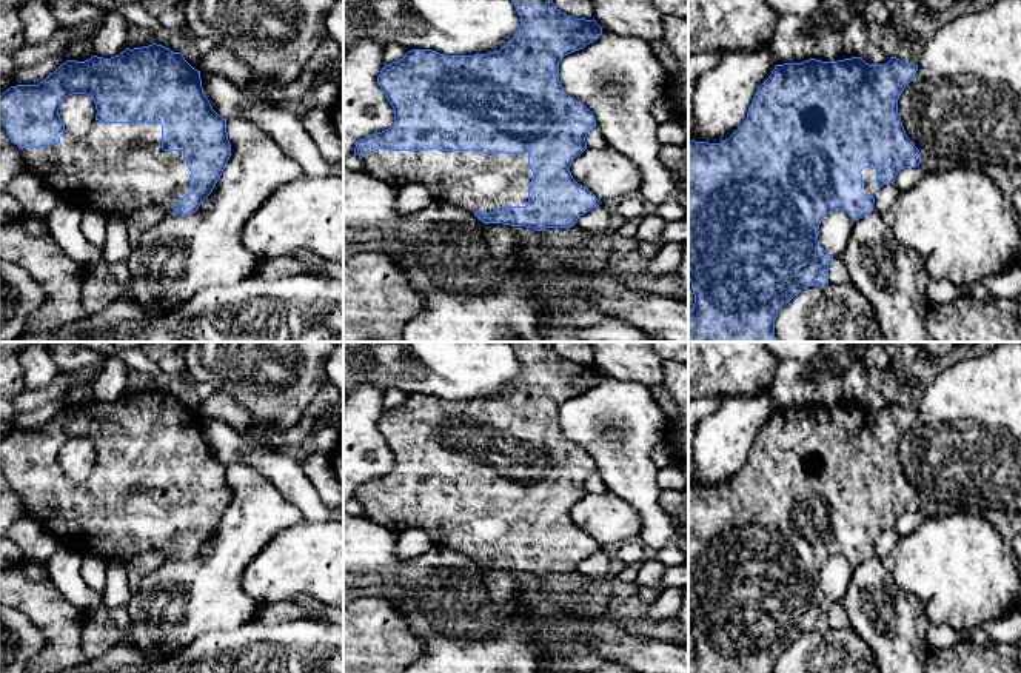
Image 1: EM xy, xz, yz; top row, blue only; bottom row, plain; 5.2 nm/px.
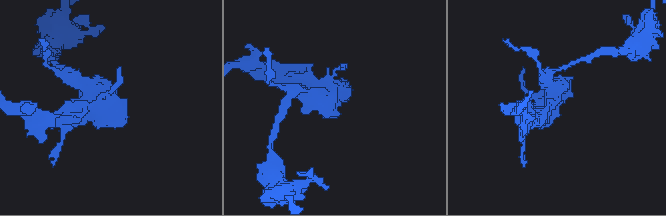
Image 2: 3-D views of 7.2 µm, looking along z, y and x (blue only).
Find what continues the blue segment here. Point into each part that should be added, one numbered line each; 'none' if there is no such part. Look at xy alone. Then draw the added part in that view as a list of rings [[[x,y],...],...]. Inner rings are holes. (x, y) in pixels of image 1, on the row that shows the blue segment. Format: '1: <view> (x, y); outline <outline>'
1: xy (117, 168); outline [[[94,122],[89,134],[79,140],[65,132],[59,145],[23,148],[28,169],[43,185],[71,202],[100,211],[109,219],[125,219],[132,211],[156,205],[174,211],[176,202],[189,194],[189,168],[182,151],[162,149],[160,123],[102,123]]]

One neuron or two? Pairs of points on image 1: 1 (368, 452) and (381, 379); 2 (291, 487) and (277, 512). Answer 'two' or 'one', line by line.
1: two
2: two

